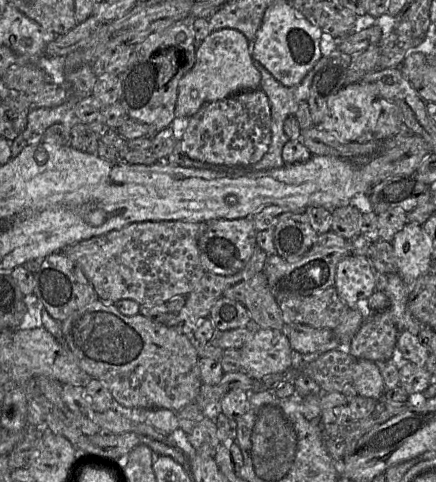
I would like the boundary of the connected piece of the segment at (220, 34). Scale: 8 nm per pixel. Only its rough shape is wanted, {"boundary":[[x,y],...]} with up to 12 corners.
{"boundary":[[211,32],[179,82],[175,117],[259,89],[247,38]]}

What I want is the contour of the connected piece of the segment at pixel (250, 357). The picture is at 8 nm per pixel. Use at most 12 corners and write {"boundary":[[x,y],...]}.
{"boundary":[[257,328],[239,351],[252,379],[290,371],[280,331]]}

